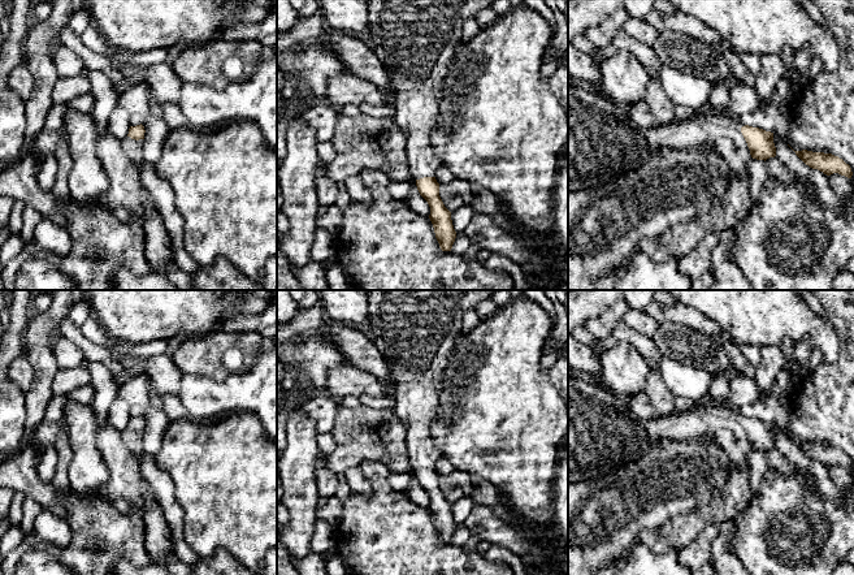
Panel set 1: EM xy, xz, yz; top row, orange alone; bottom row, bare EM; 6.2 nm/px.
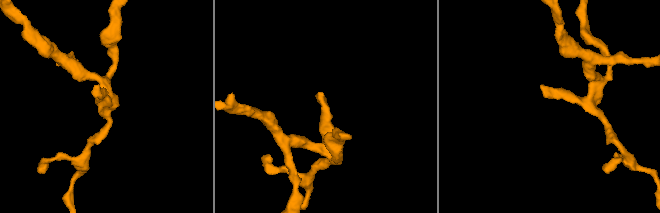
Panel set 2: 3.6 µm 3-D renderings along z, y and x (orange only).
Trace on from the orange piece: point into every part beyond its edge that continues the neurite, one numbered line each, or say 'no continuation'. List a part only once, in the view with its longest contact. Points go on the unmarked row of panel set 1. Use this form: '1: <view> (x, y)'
1: yz (603, 433)

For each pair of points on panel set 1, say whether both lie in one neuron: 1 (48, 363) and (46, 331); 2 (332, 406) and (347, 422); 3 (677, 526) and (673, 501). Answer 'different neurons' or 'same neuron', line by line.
1: same neuron
2: different neurons
3: different neurons

